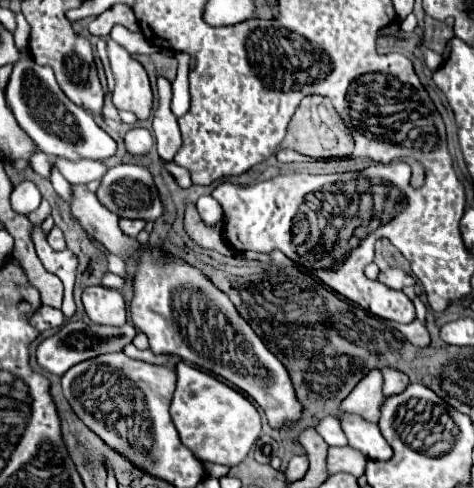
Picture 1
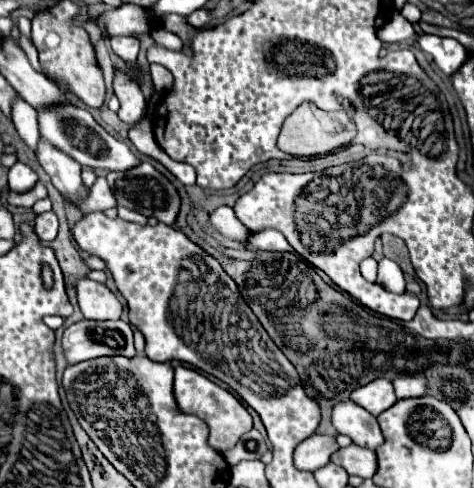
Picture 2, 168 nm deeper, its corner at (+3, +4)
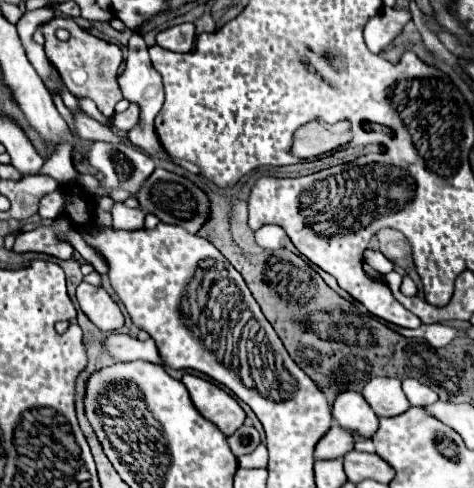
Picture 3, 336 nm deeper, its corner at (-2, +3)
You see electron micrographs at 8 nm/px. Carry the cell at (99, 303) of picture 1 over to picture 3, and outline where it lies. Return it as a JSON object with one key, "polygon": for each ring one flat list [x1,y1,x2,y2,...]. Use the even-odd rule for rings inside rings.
{"polygon":[[81,282,77,286,77,300,85,316,103,332,113,332,123,326,123,314,105,288]]}

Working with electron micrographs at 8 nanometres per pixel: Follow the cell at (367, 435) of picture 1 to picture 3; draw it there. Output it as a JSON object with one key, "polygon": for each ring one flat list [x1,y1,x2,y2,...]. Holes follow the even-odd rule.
{"polygon":[[341,392,333,402,333,418,341,428,363,438,373,438,379,428,379,418,359,392]]}

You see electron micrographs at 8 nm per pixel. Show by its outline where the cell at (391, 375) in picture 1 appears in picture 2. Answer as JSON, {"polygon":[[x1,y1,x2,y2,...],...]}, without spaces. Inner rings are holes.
{"polygon":[[418,375,416,377,398,377,392,381,398,399,410,399,410,397,420,397,426,395,426,377]]}

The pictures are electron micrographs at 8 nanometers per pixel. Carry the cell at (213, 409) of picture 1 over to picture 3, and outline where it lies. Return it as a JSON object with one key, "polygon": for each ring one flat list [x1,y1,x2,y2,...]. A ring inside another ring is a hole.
{"polygon":[[185,374,183,384,189,390,189,396,199,414,213,422,225,436,235,434,243,426,245,422,243,408,223,388,193,374]]}

